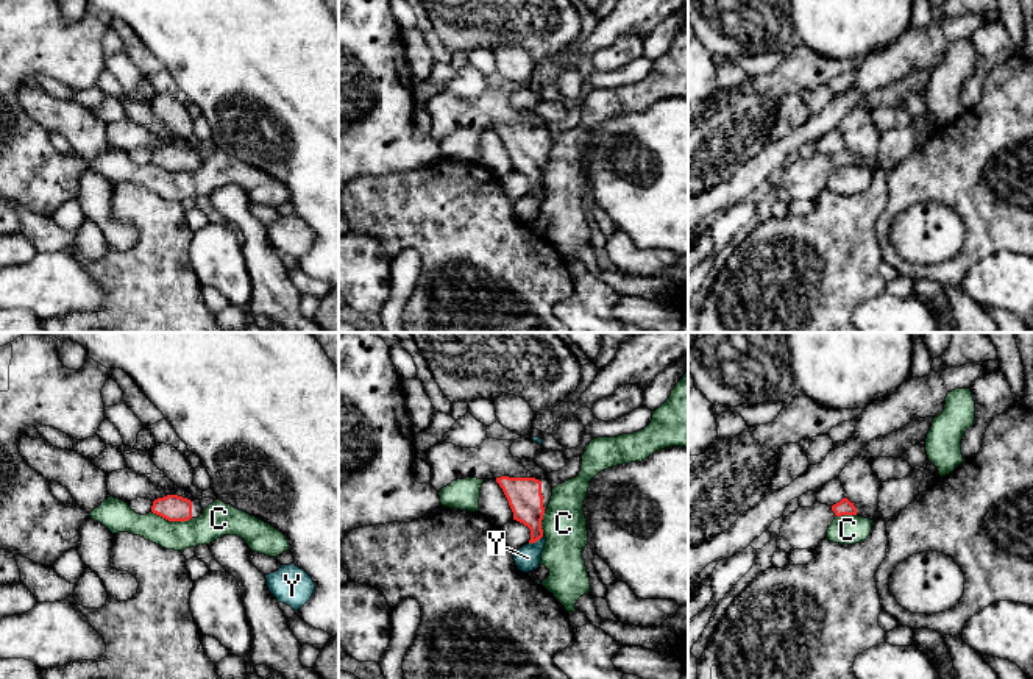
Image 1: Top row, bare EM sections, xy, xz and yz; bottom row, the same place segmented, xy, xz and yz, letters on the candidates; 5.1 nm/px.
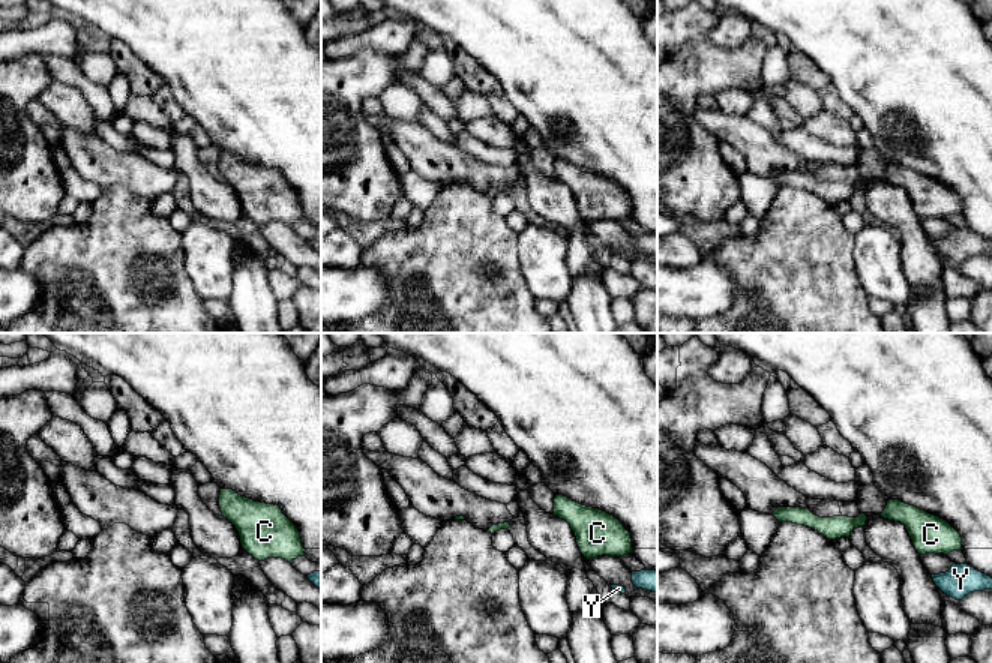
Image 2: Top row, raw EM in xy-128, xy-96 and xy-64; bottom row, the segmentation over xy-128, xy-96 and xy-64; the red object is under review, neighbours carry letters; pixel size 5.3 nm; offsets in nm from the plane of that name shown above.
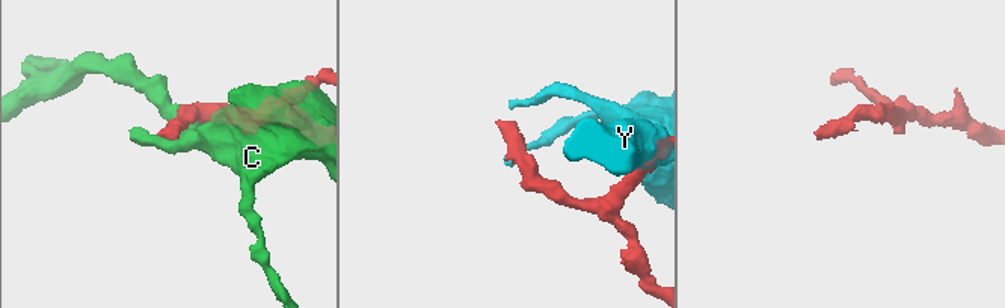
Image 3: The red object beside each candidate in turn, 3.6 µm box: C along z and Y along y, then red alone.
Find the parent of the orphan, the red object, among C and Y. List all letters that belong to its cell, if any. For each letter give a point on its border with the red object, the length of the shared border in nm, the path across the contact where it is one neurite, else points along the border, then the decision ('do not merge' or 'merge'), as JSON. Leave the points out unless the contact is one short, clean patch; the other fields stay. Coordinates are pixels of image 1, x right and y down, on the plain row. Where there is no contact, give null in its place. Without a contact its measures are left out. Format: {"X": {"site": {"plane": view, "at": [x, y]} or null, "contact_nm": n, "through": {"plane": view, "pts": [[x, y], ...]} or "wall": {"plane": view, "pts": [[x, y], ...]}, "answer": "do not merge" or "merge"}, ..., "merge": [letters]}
{"C": {"site": {"plane": "xy", "at": [172, 170]}, "contact_nm": 220, "answer": "do not merge"}, "Y": {"site": {"plane": "xz", "at": [536, 191]}, "contact_nm": 90, "answer": "do not merge"}, "merge": []}

